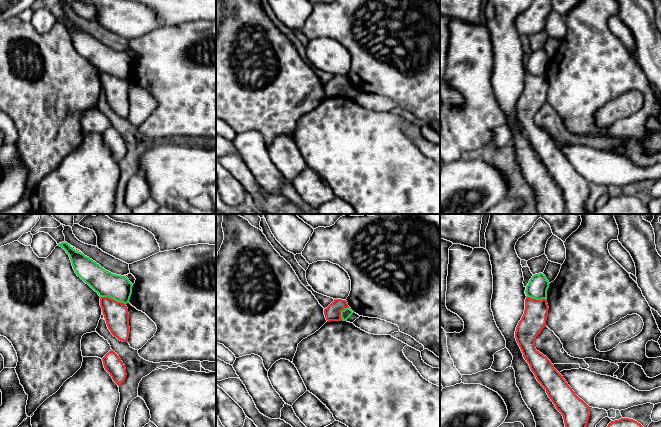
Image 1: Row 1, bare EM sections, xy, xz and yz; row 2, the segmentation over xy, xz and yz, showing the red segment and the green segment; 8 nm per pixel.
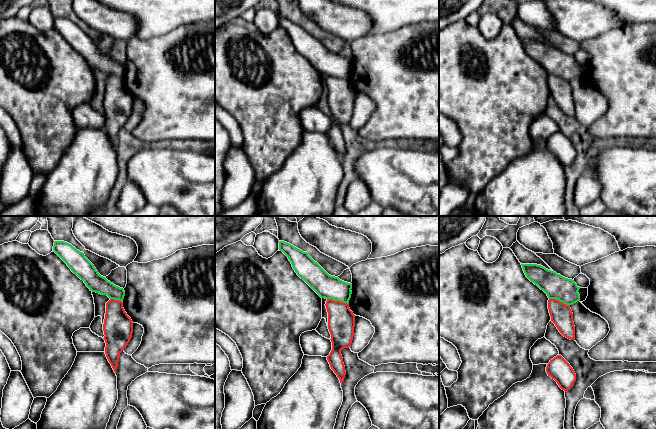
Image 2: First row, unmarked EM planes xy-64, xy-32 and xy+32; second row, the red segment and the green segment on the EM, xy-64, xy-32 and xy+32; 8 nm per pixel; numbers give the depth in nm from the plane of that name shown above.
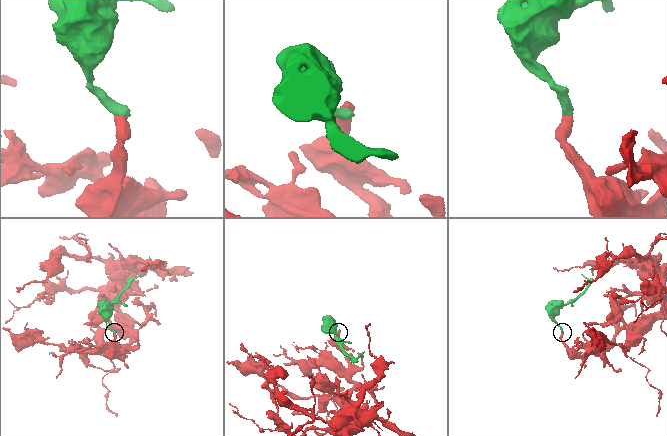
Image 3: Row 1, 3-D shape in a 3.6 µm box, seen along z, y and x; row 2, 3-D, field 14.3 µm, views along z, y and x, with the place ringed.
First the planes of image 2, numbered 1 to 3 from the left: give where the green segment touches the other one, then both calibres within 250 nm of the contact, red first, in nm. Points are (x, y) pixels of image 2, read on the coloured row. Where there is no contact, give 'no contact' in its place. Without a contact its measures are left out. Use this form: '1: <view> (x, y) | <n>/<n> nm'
1: xy-64 (116, 300) | 240/150 nm
2: xy-32 (338, 301) | 220/190 nm
3: xy+32 (558, 300) | 180/200 nm

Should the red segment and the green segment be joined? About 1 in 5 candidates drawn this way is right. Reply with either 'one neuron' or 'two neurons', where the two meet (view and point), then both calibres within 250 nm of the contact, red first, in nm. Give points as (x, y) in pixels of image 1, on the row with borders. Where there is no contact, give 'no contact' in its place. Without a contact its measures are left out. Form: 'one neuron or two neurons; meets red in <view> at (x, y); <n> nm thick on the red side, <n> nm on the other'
two neurons; meets red in xy at (112, 299); 200 nm thick on the red side, 200 nm on the other

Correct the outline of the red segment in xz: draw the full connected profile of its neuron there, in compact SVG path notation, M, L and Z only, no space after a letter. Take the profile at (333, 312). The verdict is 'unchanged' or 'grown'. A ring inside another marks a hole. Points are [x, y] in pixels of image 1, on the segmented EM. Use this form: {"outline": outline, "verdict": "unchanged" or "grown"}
{"outline": "M334 299L334 301L324 309L324 315L327 322L341 321L341 311L348 307L346 300Z", "verdict": "unchanged"}

